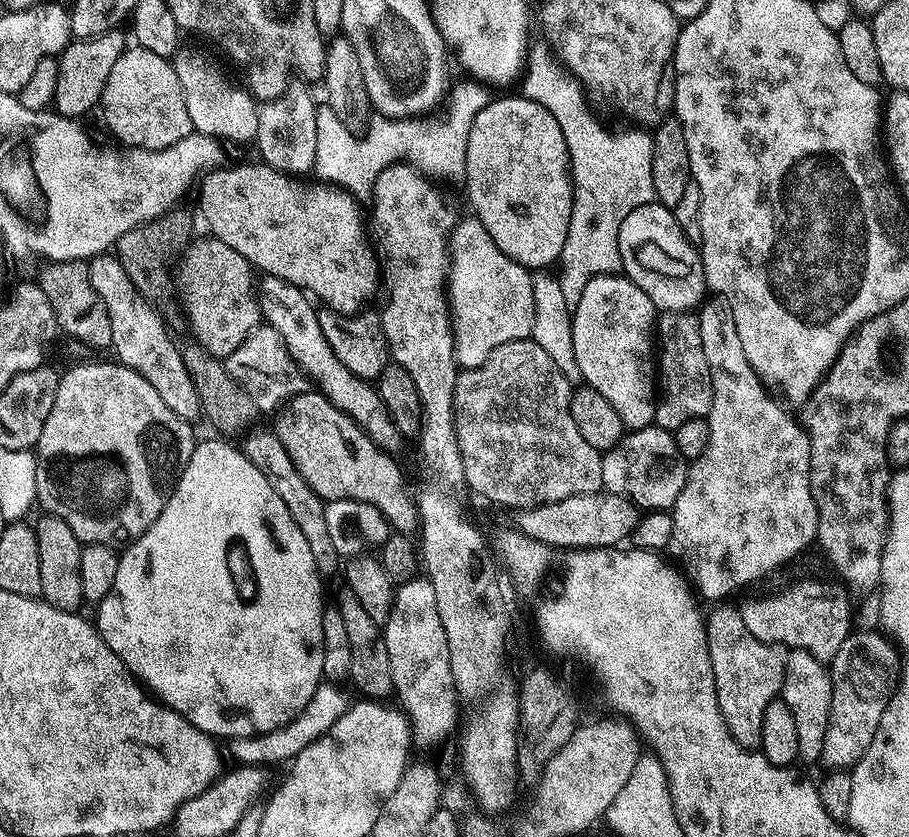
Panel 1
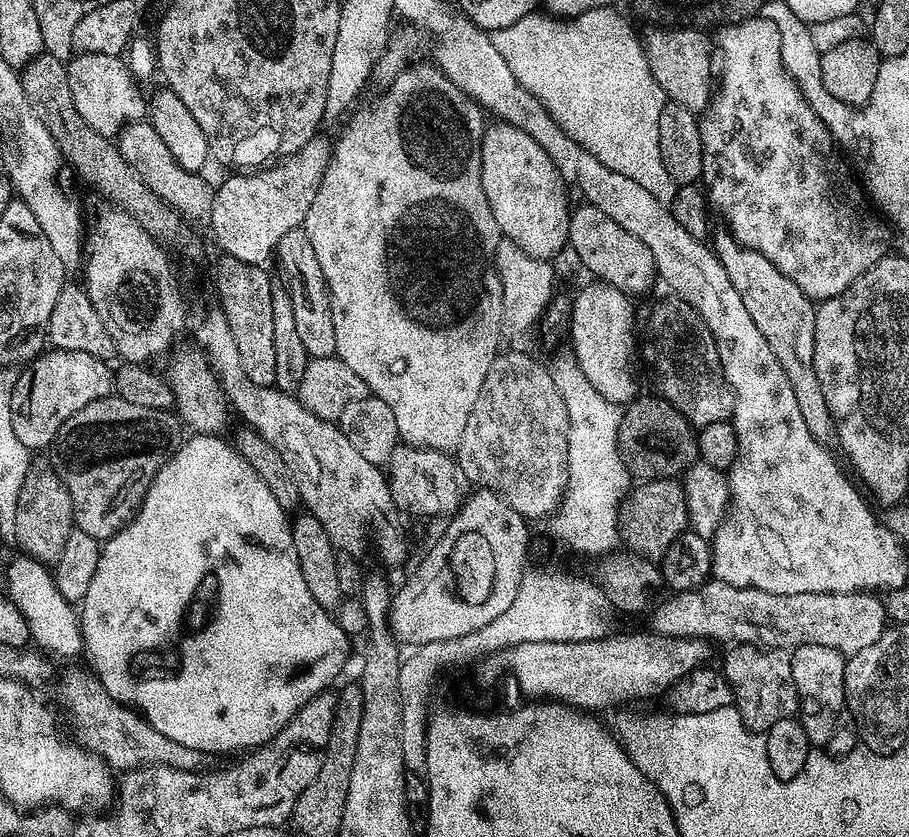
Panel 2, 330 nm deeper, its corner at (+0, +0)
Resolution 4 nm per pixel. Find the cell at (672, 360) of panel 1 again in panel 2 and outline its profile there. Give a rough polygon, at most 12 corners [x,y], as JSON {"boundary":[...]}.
{"boundary":[[668,294],[642,360],[699,430],[732,419],[734,394],[702,318]]}

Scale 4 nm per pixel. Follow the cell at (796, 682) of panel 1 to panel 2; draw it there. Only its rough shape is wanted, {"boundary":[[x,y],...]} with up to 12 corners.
{"boundary":[[791,649],[798,719],[826,746],[845,711],[845,653]]}

